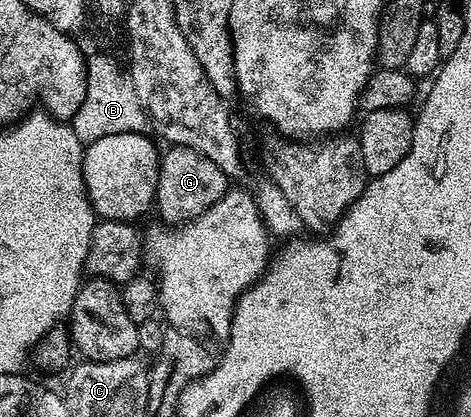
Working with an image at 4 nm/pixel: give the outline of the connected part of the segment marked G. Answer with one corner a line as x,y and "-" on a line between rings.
169,147
160,157
160,173
156,187
155,211
160,211
159,219
169,226
180,226
185,222
197,220
203,212
210,210
230,190
230,178
219,169
210,158
195,152
194,149
182,147

